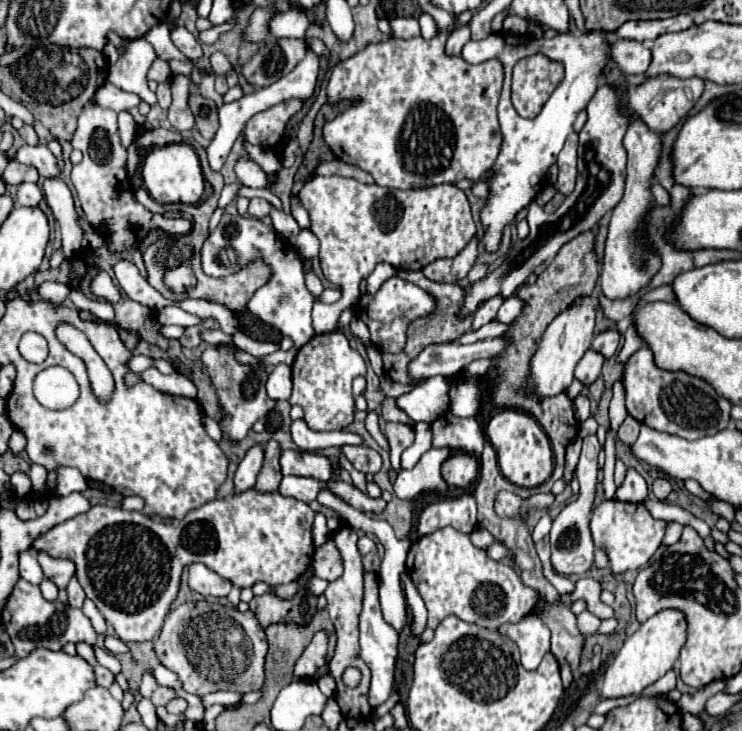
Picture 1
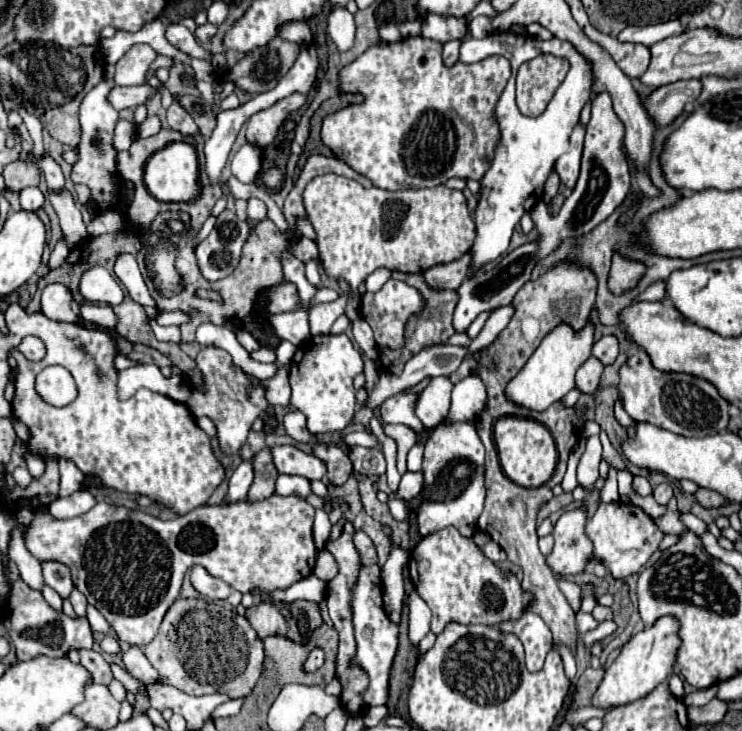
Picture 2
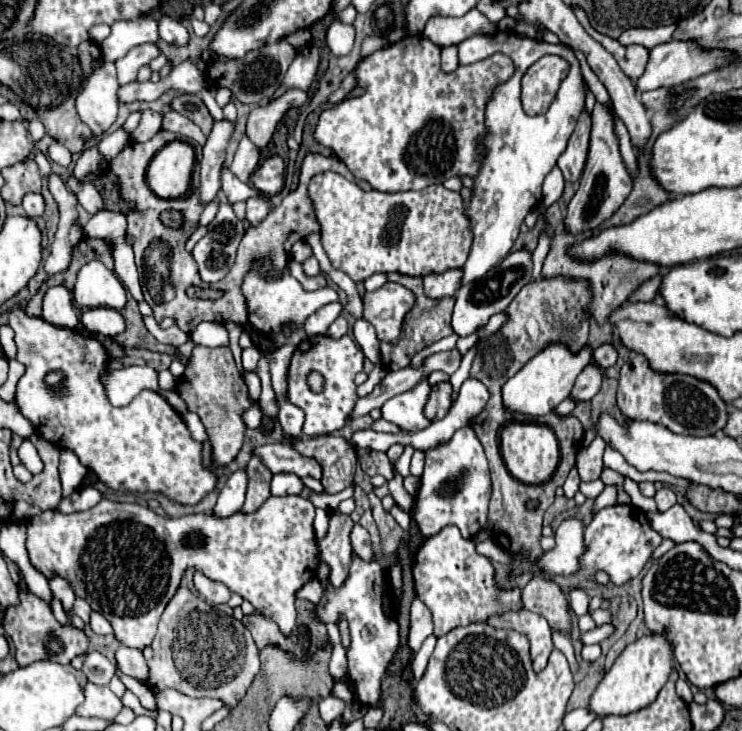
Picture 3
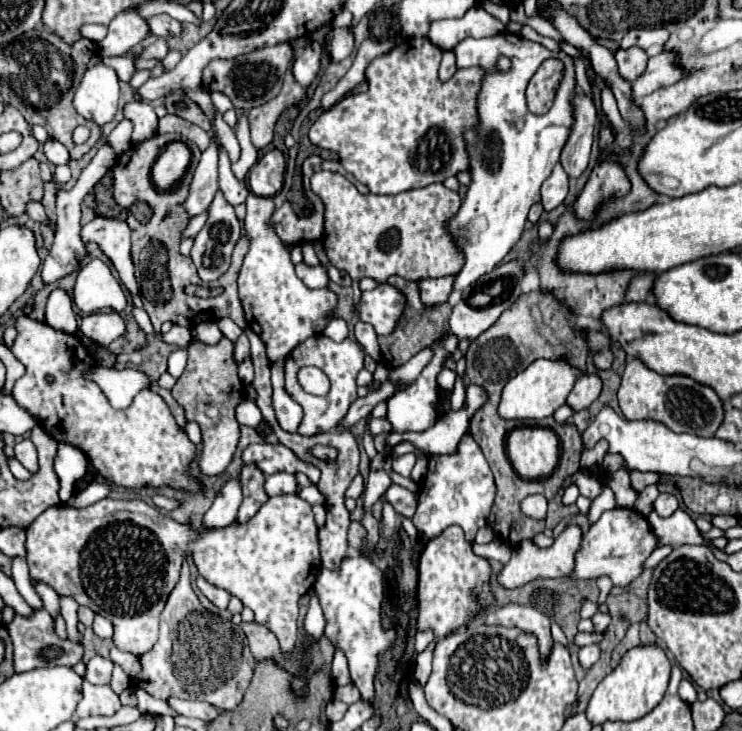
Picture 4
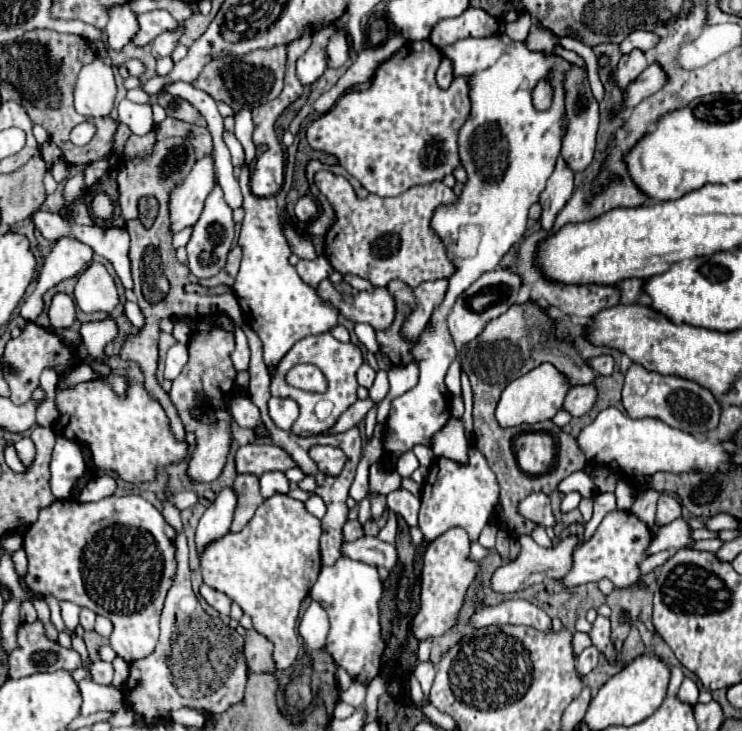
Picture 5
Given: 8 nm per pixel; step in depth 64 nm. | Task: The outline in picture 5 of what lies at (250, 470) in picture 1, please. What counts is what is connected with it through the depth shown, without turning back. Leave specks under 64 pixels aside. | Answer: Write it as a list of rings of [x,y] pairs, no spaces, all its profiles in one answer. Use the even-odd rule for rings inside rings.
[[[232,486],[224,488],[218,494],[218,498],[212,502],[212,506],[200,518],[200,524],[198,524],[198,530],[196,530],[198,552],[206,544],[210,544],[210,540],[216,540],[218,536],[224,536],[230,530],[236,504],[238,504],[238,496],[236,496]]]

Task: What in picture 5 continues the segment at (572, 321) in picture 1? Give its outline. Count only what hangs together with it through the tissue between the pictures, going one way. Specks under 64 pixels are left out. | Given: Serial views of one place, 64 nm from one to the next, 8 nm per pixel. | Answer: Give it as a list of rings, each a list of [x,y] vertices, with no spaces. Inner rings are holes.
[[[540,364],[536,368],[532,368],[530,372],[526,372],[524,376],[512,380],[498,402],[498,422],[500,426],[520,426],[520,424],[534,424],[534,422],[542,422],[548,418],[554,418],[554,414],[562,408],[566,392],[570,390],[570,380],[566,374],[562,374],[558,368],[554,368],[552,364]]]

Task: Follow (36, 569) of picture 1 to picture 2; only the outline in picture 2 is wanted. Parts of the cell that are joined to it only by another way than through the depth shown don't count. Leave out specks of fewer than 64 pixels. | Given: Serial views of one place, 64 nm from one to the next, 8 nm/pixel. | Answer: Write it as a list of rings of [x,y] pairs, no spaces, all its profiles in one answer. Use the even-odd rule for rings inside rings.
[[[20,548],[20,550],[18,550],[18,558],[12,558],[12,562],[18,566],[20,578],[22,578],[30,588],[40,590],[40,588],[44,586],[40,562],[28,552],[28,548]]]

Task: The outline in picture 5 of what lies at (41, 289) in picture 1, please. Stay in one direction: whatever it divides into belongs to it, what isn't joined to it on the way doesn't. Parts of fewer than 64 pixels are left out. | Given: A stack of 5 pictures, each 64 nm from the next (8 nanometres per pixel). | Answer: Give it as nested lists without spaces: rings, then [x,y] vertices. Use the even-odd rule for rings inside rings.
[[[58,292],[54,298],[52,298],[52,304],[48,308],[48,318],[50,318],[50,324],[56,332],[60,330],[70,330],[74,320],[76,320],[76,308],[74,308],[74,302],[68,294],[62,294]]]

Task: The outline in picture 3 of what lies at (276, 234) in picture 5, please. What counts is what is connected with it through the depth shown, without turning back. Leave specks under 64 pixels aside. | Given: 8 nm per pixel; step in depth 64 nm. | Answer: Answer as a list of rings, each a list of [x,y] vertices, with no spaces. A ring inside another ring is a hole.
[[[250,198],[250,200],[248,200],[248,208],[246,208],[246,220],[248,220],[252,226],[256,226],[256,224],[260,224],[260,222],[268,216],[268,212],[270,212],[270,206],[268,206],[264,200],[260,200],[260,198]],[[264,262],[262,270],[260,272],[250,272],[246,274],[244,278],[244,284],[242,284],[242,290],[244,290],[244,296],[248,300],[248,320],[252,322],[254,328],[270,334],[276,342],[276,346],[280,344],[300,344],[306,334],[304,334],[304,320],[314,314],[318,308],[322,308],[324,304],[330,304],[330,302],[336,302],[338,300],[338,294],[332,290],[332,288],[320,288],[320,290],[314,290],[314,292],[304,292],[302,286],[298,284],[298,280],[294,280],[288,270],[284,272],[284,276],[280,280],[266,280],[266,274],[270,270],[270,262]],[[286,322],[294,322],[296,324],[296,330],[292,332],[292,336],[284,336],[282,334],[282,326]]]

